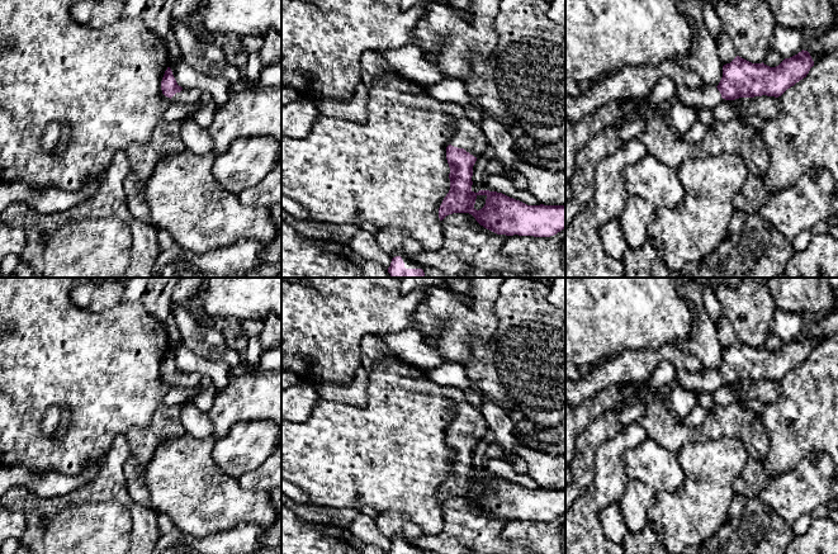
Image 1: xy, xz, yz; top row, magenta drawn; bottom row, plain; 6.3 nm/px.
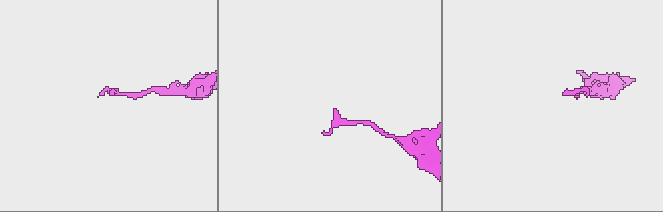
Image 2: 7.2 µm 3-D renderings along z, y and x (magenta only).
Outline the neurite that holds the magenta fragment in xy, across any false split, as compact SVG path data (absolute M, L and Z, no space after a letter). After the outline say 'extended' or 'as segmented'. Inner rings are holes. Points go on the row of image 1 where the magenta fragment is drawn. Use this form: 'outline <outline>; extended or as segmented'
outline M167 67L162 77L161 90L171 101L181 101L184 104L198 103L202 95L199 89L183 89L179 86L170 67Z; extended

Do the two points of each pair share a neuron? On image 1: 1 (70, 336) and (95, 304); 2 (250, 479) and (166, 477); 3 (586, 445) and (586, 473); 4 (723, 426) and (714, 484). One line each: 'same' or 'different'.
1: different
2: different
3: same
4: different

